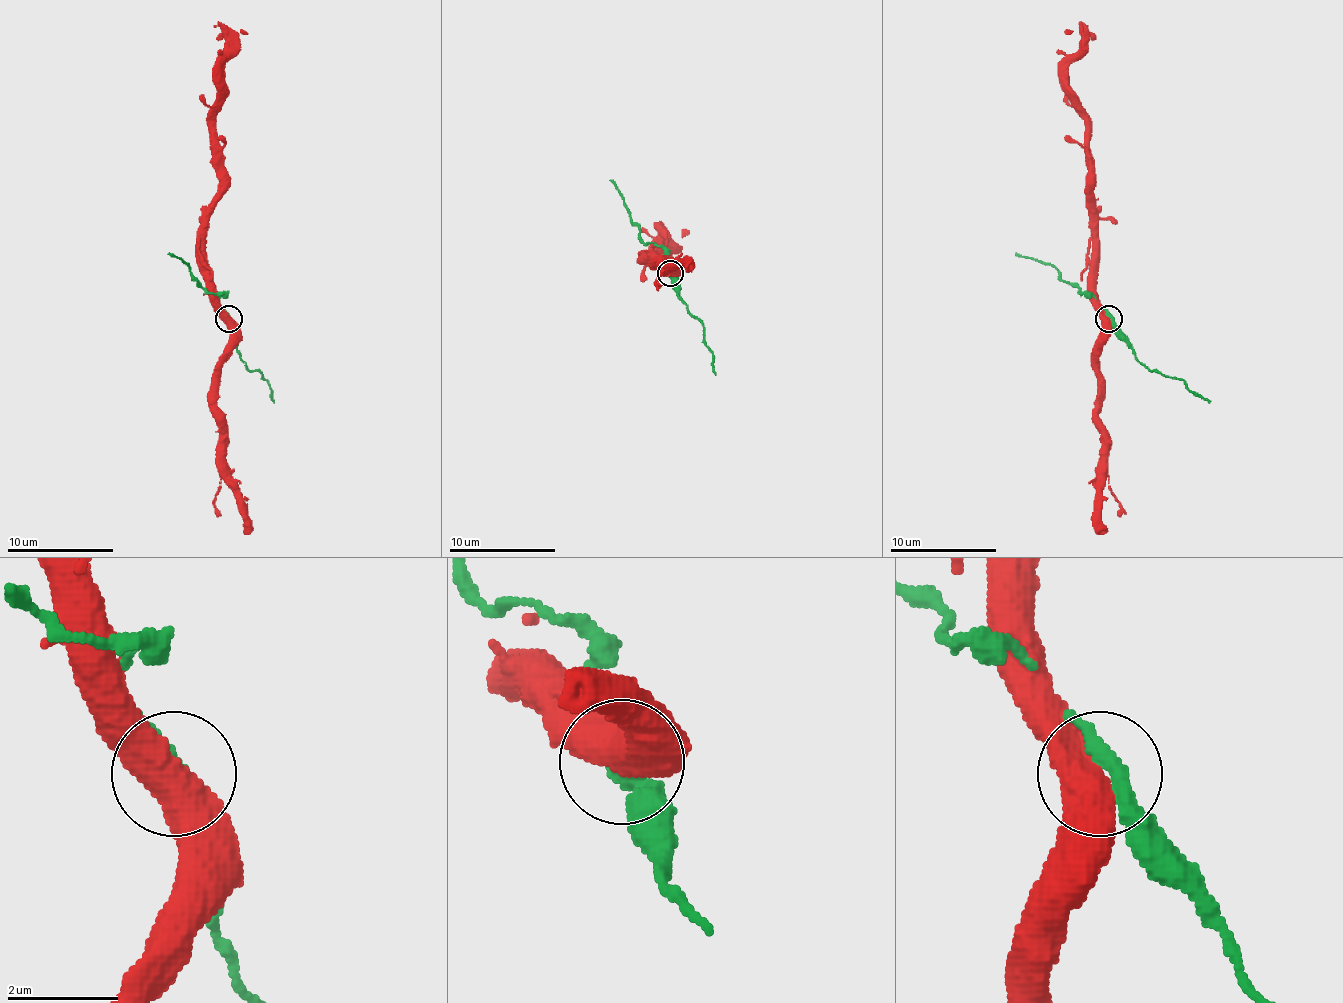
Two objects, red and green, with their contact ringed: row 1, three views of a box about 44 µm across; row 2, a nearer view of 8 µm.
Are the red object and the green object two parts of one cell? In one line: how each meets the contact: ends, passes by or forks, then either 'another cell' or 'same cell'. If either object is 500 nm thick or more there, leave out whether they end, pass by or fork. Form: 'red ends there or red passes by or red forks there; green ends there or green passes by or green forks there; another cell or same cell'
another cell

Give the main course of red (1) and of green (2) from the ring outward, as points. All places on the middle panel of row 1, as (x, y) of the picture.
1: (669, 274), (656, 260), (645, 260), (661, 252), (656, 250), (664, 231), (680, 247), (685, 228)
2: (669, 274), (672, 284), (691, 313), (704, 327), (704, 342), (712, 353), (714, 374)

